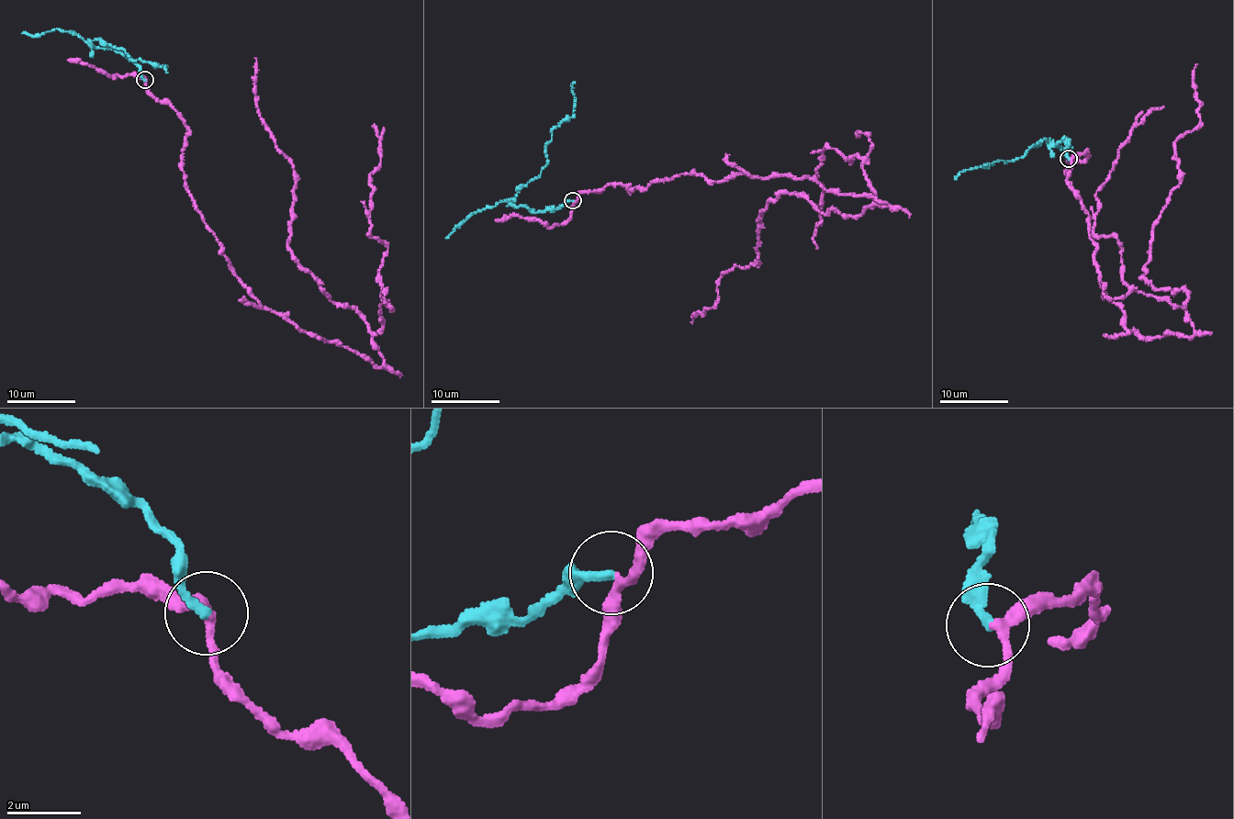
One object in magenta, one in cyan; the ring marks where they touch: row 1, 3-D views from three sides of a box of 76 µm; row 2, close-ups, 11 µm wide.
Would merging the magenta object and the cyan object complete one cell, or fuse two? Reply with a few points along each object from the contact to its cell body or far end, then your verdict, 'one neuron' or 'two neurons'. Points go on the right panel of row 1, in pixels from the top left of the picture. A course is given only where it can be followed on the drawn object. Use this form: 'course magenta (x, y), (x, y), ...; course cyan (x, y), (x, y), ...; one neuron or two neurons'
course magenta (1069, 158), (1103, 296), (1132, 331), (1190, 338), (1185, 291), (1142, 276), (1173, 143), (1200, 121), (1195, 64); course cyan (1069, 158), (1066, 140), (1057, 146), (1043, 140), (1023, 156), (961, 171), (955, 179); two neurons

